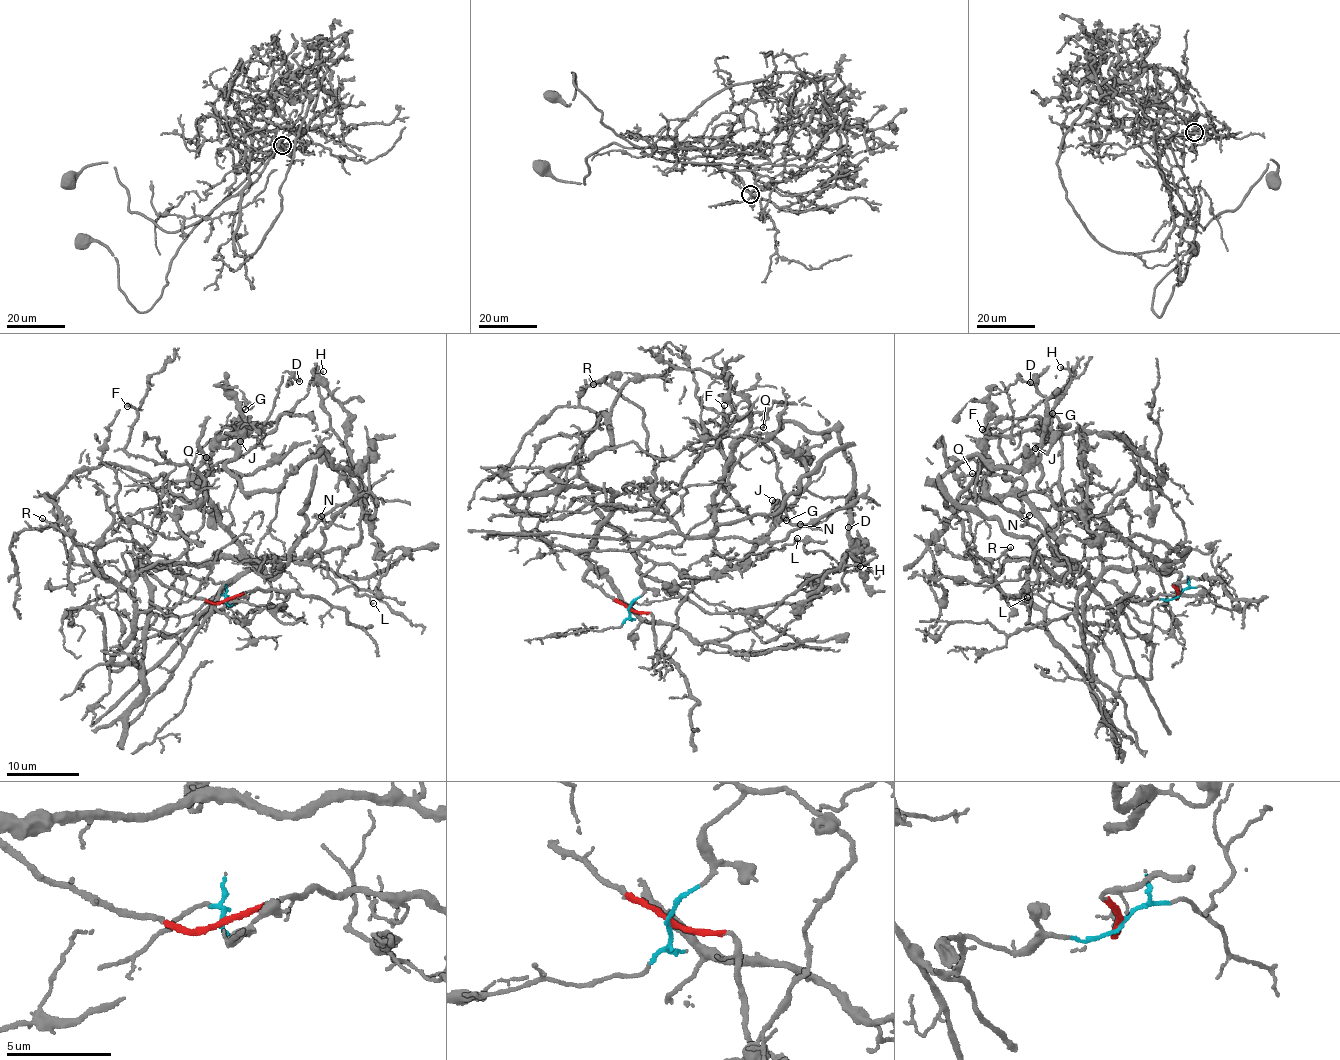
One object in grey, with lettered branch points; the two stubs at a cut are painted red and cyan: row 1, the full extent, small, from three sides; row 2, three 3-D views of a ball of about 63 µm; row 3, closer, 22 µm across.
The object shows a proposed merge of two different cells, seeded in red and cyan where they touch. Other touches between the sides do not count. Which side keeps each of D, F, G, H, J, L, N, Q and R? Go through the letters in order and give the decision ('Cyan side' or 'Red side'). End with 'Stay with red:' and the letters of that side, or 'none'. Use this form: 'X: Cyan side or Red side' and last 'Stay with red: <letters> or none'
D: Red side
F: Cyan side
G: Red side
H: Red side
J: Red side
L: Cyan side
N: Cyan side
Q: Cyan side
R: Cyan side
Stay with red: D, G, H, J

